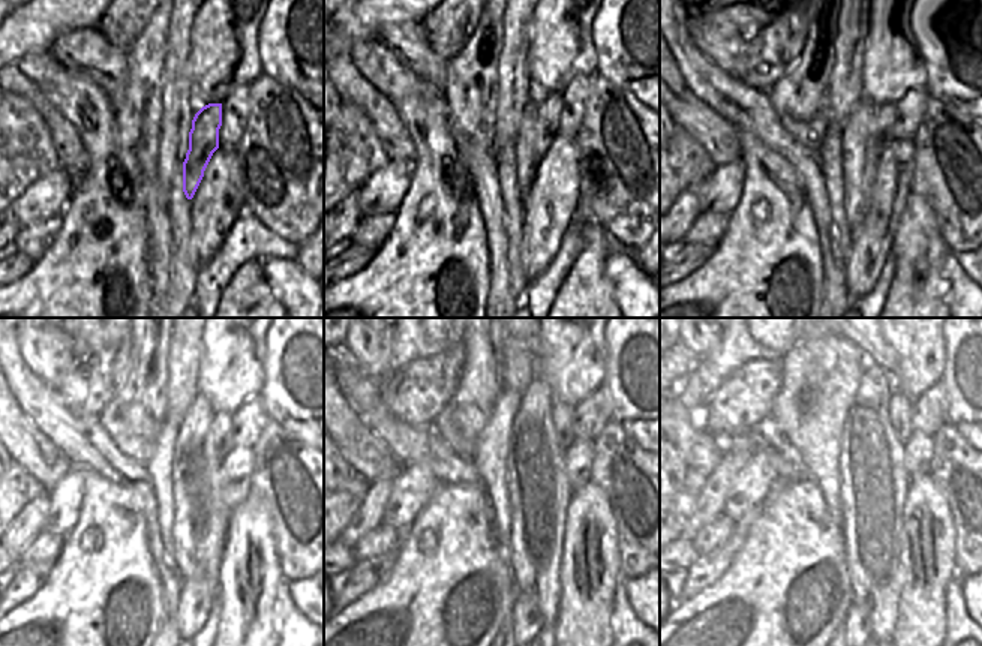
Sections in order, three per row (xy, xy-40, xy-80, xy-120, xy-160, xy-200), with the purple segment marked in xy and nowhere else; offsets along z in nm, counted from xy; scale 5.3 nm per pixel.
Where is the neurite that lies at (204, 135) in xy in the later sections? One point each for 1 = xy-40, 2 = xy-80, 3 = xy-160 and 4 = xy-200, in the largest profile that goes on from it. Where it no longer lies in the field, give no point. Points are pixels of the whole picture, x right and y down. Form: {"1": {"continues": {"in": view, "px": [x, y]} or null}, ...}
{"1": {"continues": {"in": "xy-40", "px": [549, 111]}}, "2": {"continues": {"in": "xy-80", "px": [886, 114]}}, "3": {"continues": {"in": "xy-160", "px": [561, 414]}}, "4": {"continues": {"in": "xy-200", "px": [898, 406]}}}

